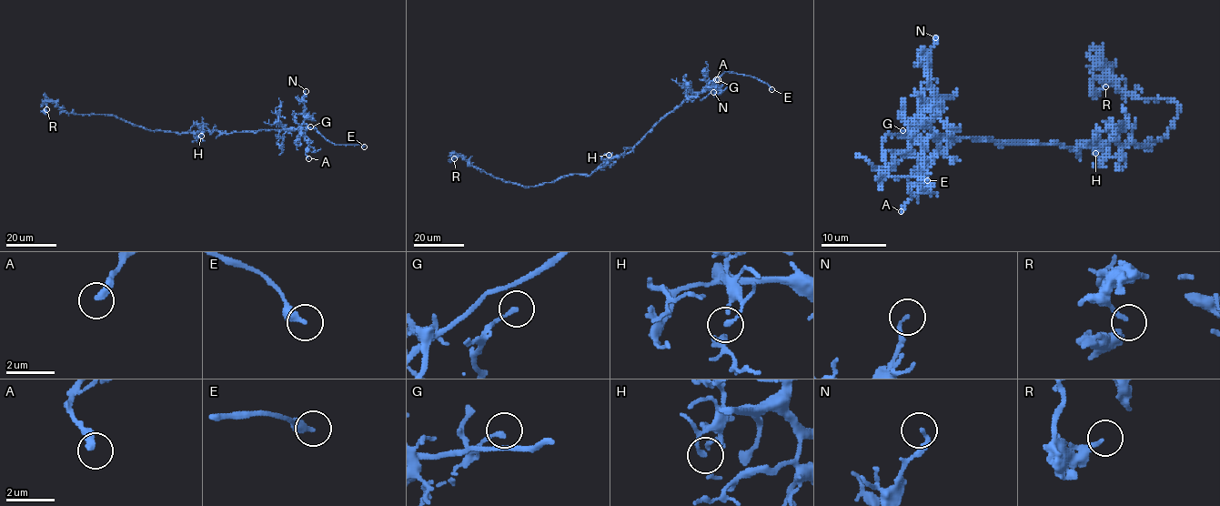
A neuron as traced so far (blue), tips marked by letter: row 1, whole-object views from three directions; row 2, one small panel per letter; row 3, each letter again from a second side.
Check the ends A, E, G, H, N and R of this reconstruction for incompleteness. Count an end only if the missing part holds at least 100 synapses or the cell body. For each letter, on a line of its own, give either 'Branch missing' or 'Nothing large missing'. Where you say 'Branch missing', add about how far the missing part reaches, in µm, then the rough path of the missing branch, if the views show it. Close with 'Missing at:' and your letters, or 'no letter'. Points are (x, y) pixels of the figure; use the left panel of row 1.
A: Nothing large missing
E: Branch missing. Missing length about 30 µm
G: Nothing large missing
H: Nothing large missing
N: Nothing large missing
R: Nothing large missing
Missing at: E

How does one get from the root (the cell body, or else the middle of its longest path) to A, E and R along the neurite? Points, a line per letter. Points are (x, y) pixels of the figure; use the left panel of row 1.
A: (206, 131), (230, 134), (297, 129), (307, 142), (308, 158)
E: (206, 131), (230, 134), (315, 127), (333, 144), (364, 146)
R: (206, 131), (151, 131), (110, 115), (69, 114), (52, 101), (47, 103), (46, 109)

